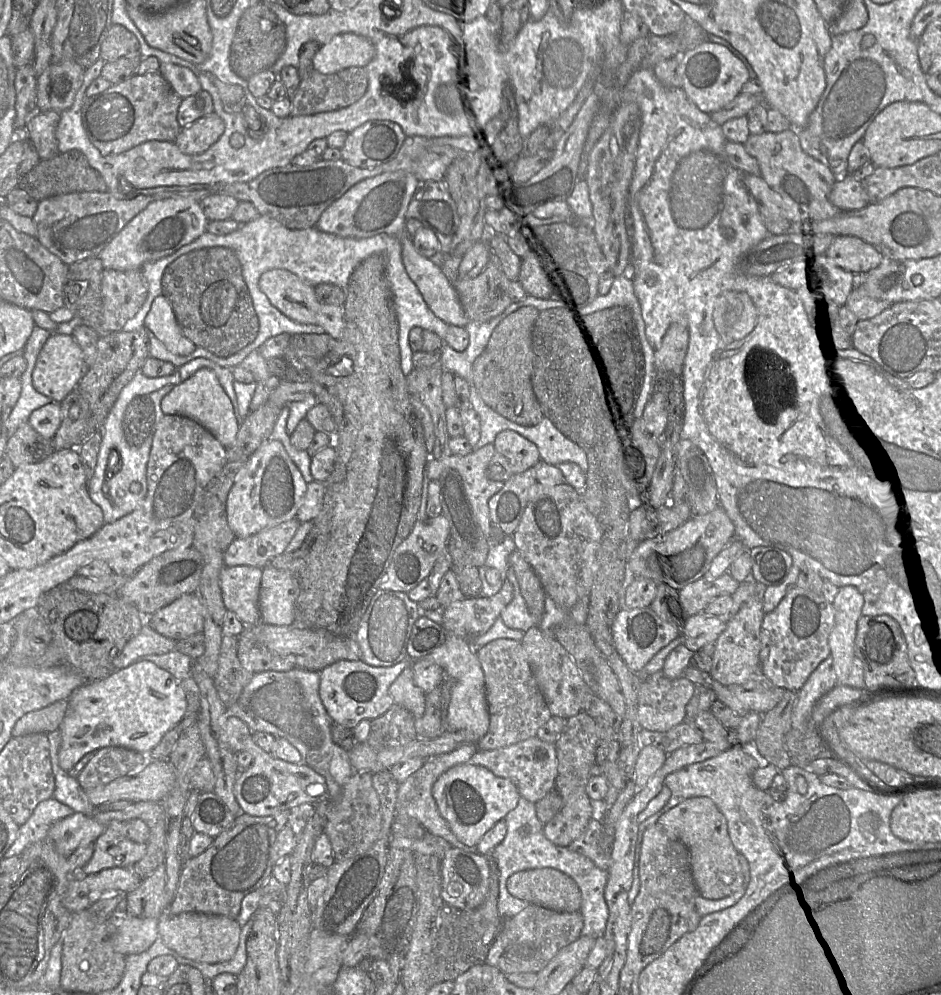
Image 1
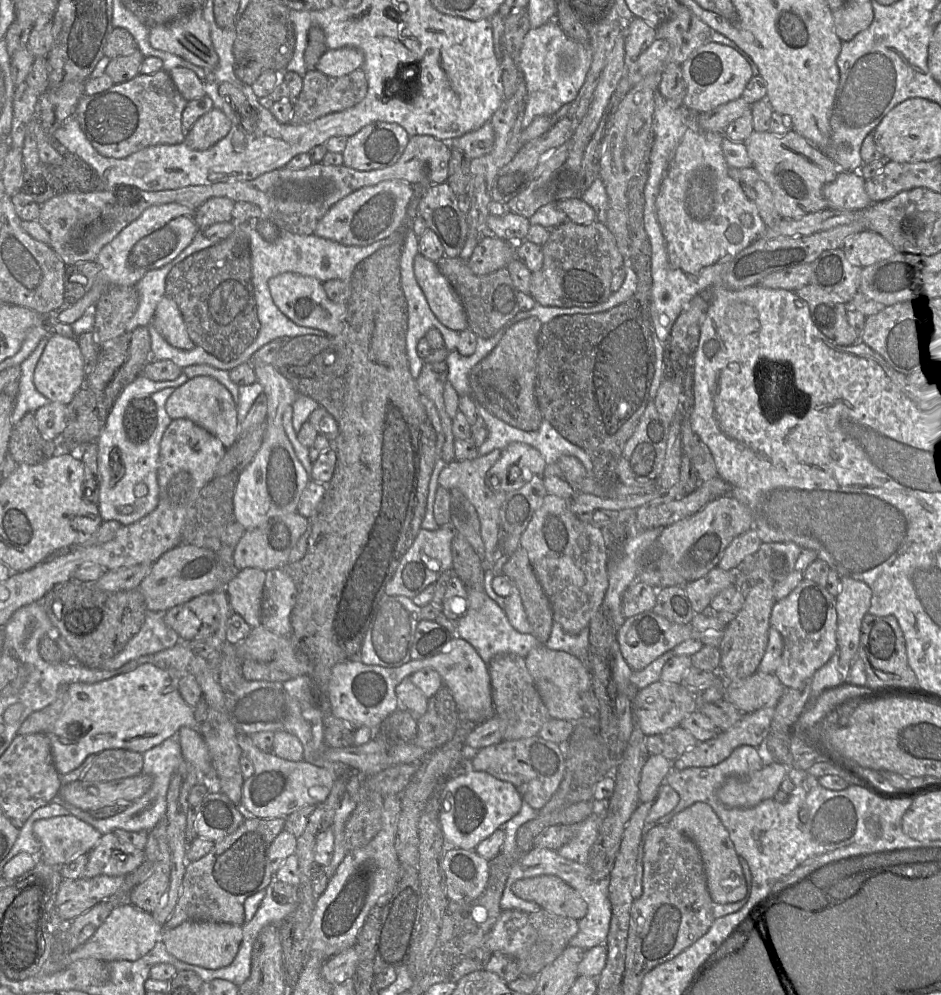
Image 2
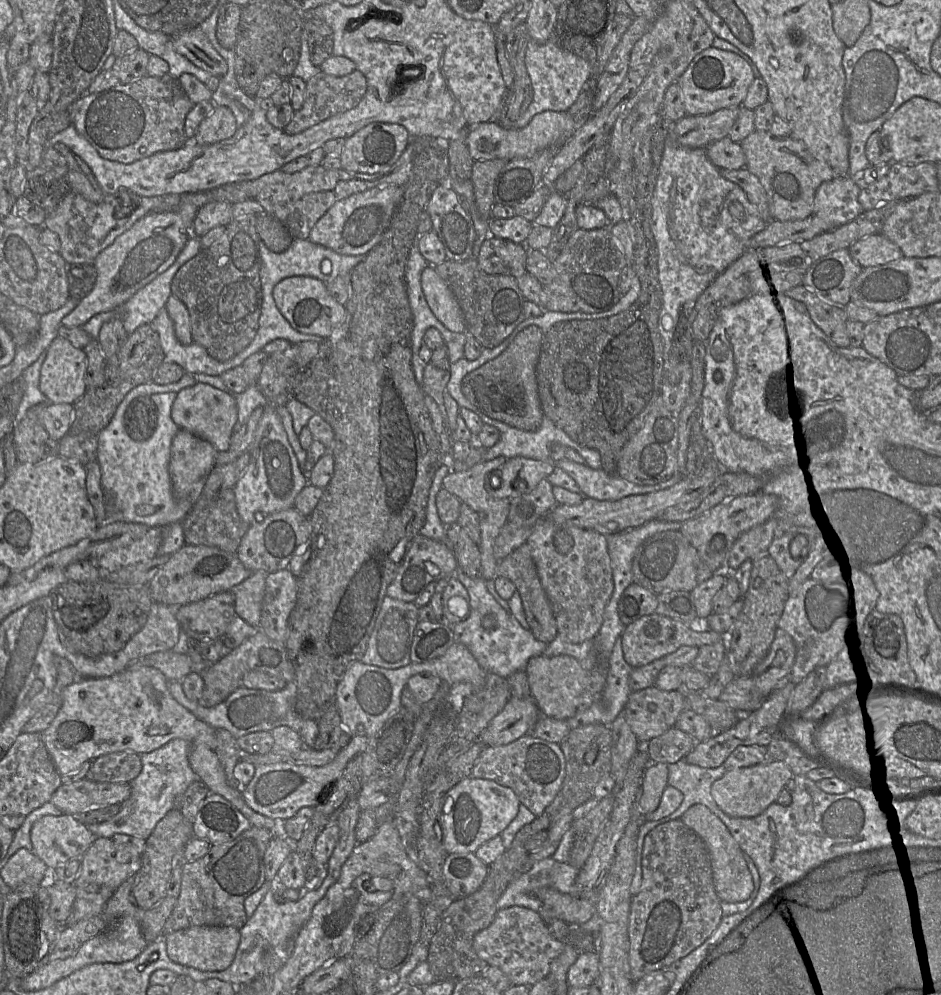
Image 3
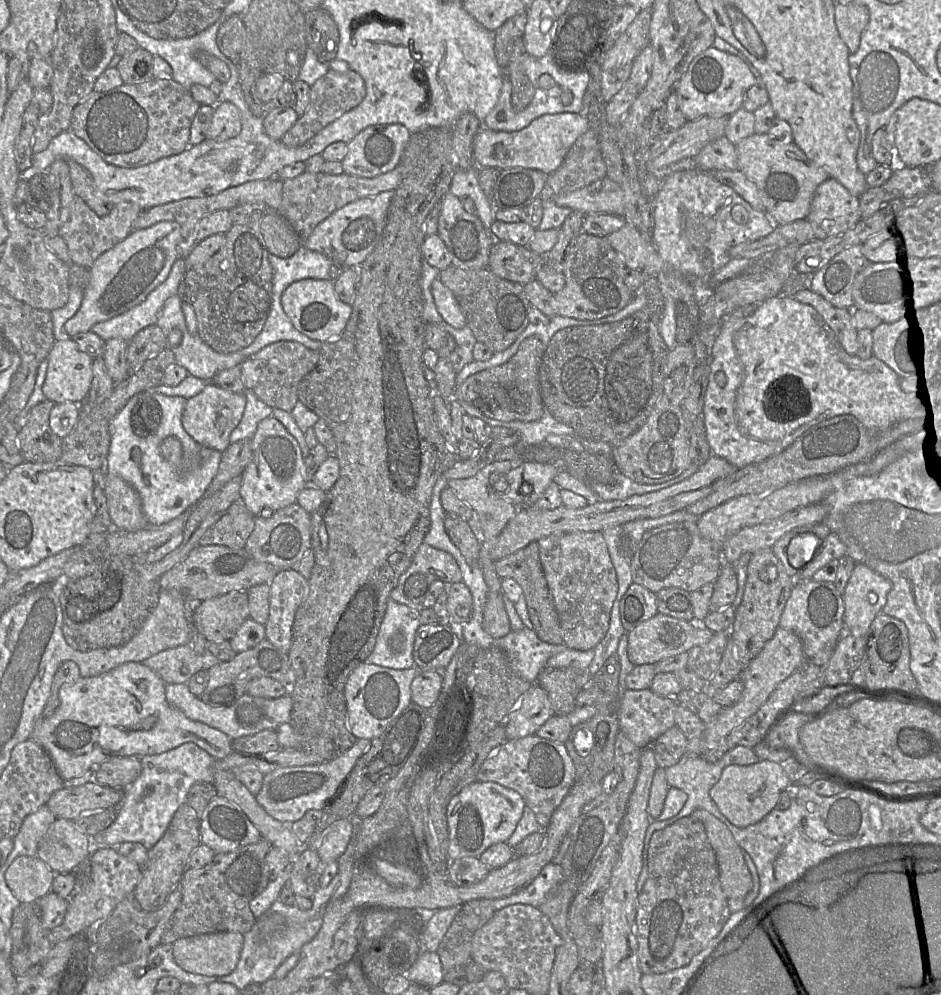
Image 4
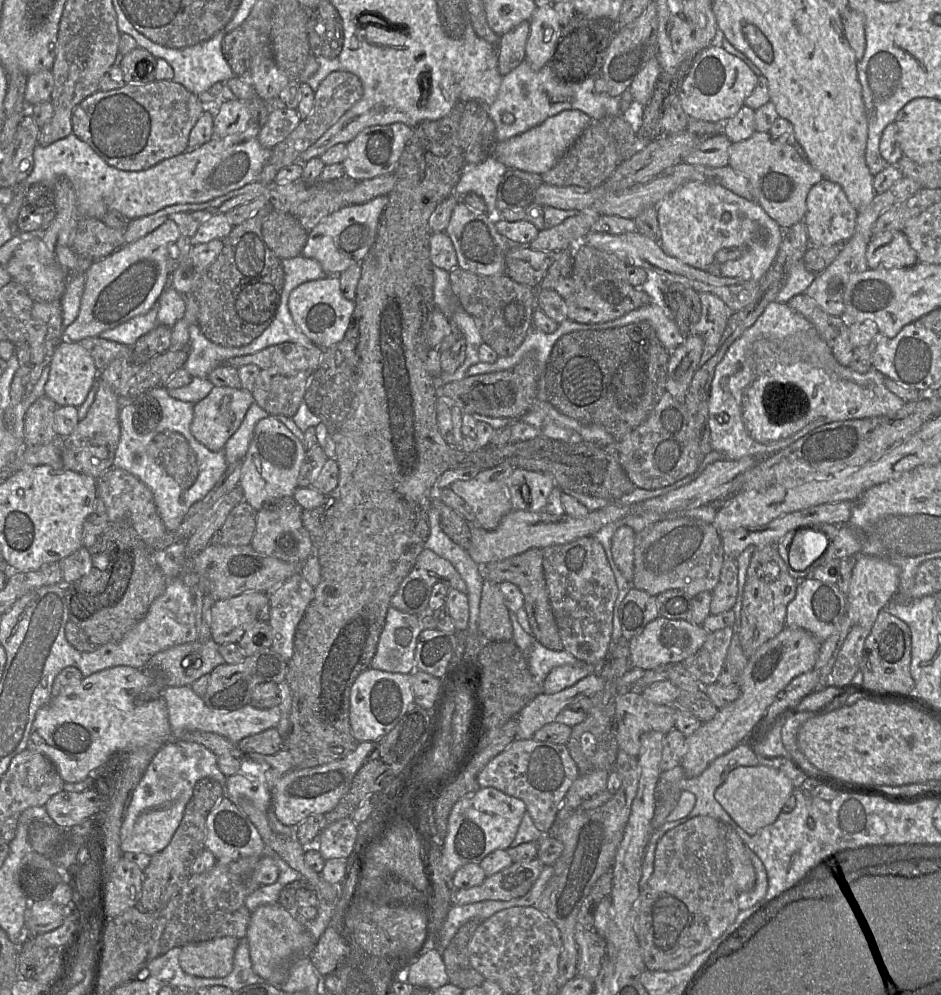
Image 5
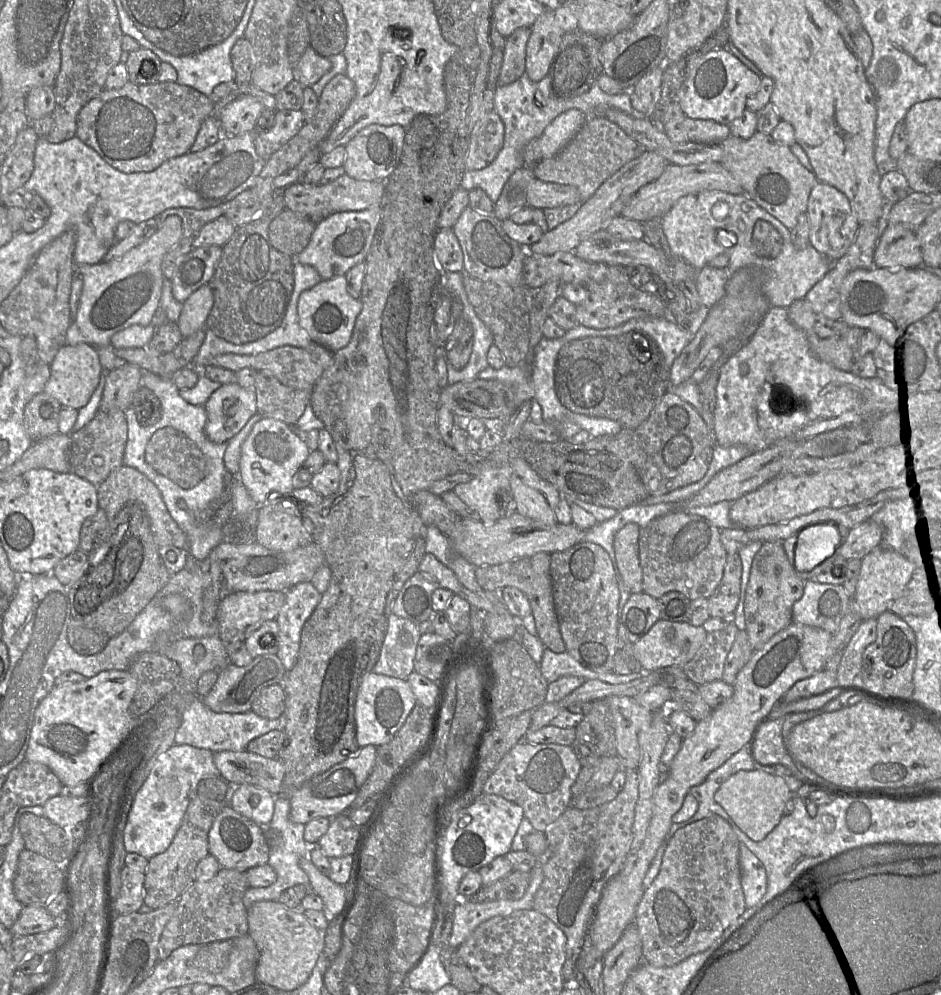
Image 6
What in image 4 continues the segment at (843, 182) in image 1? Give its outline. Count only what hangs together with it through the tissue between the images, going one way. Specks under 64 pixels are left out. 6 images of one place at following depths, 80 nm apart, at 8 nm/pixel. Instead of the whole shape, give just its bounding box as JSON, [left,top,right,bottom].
[807,178,861,240]

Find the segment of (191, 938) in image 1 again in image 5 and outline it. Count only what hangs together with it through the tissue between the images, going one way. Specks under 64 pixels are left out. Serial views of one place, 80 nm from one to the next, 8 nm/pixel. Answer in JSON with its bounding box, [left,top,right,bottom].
[179,936,240,977]

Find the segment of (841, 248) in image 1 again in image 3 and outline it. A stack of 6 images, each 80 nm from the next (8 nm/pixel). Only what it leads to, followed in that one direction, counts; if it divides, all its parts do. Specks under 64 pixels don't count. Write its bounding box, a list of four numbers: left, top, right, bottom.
[848,233,904,268]

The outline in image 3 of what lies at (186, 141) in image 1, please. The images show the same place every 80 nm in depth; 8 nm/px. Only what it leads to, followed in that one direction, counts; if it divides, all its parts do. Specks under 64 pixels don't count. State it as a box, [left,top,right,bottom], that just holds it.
[193,105,237,145]

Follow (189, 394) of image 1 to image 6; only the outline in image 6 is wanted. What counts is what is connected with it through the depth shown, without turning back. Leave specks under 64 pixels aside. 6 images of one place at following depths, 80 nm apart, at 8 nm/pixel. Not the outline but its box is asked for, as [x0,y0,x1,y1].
[203,384,257,443]

